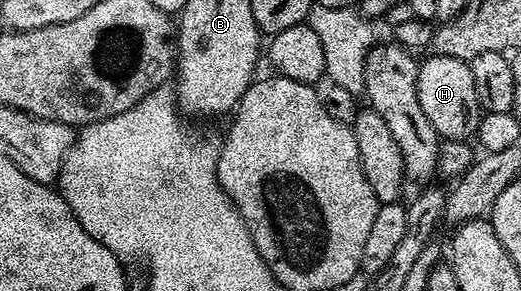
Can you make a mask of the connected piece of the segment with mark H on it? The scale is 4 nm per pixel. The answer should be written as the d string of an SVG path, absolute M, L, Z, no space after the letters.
M434 54L428 55L428 60L425 59L419 66L419 101L421 102L421 110L425 110L425 118L429 118L429 122L433 126L433 130L443 140L465 140L470 141L472 137L479 131L479 121L481 119L481 109L477 102L477 90L473 90L473 74L471 73L471 66L468 61L458 60L457 58L449 58L448 56L436 56Z

